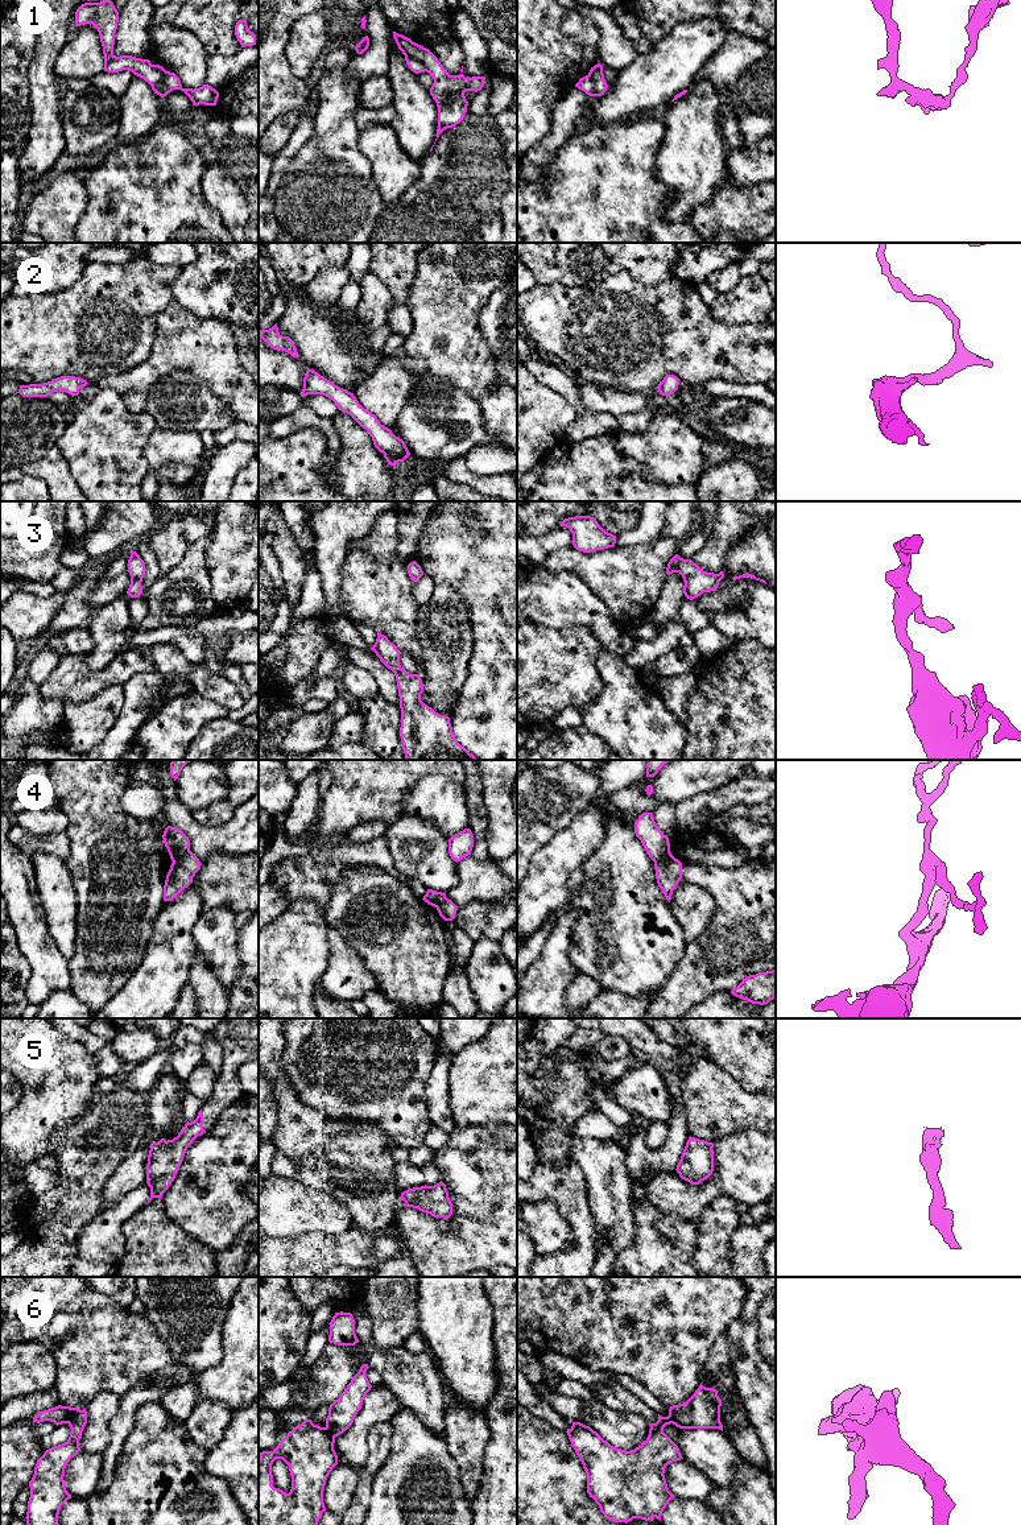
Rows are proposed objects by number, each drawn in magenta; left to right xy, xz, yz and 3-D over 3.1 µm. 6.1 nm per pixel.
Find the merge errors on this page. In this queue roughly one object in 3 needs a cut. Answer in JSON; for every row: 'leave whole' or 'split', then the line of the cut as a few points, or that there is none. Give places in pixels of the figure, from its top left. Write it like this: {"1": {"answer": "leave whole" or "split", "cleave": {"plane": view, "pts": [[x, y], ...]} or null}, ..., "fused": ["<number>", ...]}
{"1": {"answer": "split", "cleave": {"plane": "xz", "pts": [[405, 54], [418, 60], [426, 70]]}}, "2": {"answer": "leave whole", "cleave": null}, "3": {"answer": "leave whole", "cleave": null}, "4": {"answer": "split", "cleave": {"plane": "xy", "pts": [[189, 850], [173, 862]]}}, "5": {"answer": "leave whole", "cleave": null}, "6": {"answer": "split", "cleave": {"plane": "xy", "pts": [[73, 1408], [66, 1422]]}}, "fused": ["1", "4", "6"]}

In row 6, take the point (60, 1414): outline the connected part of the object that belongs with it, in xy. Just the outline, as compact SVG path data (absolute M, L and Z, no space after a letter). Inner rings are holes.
M58 1405L55 1408L51 1408L51 1409L37 1413L33 1417L33 1419L37 1423L44 1422L44 1421L50 1421L50 1422L54 1422L58 1426L58 1425L69 1422L71 1409L73 1408L70 1408L70 1406Z

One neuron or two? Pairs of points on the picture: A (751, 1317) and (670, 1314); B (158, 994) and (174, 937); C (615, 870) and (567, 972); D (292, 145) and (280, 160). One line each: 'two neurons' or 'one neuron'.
A: two neurons
B: one neuron
C: two neurons
D: one neuron

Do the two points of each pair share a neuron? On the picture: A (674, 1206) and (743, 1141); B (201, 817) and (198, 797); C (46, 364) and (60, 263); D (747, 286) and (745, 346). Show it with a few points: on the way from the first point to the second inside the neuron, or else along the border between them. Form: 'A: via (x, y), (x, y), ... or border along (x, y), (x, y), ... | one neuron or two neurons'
A: via (695, 1198), (711, 1189), (738, 1162) | one neuron
B: border along (224, 798), (191, 811) | two neurons
C: border along (82, 273), (71, 285), (57, 293) | two neurons
D: border along (715, 317), (732, 323), (761, 325) | two neurons

